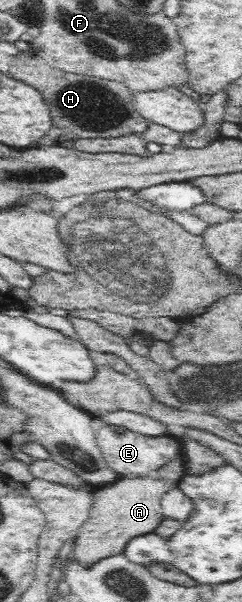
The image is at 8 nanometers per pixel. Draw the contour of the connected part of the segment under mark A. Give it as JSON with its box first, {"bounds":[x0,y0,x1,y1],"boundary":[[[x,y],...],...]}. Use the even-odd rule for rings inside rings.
{"bounds":[69,475,177,565],"boundary":[[[148,475],[118,477],[107,486],[95,489],[89,517],[69,545],[71,555],[80,563],[90,565],[98,559],[124,551],[131,539],[152,533],[165,519],[162,496],[177,487],[175,482]]]}

